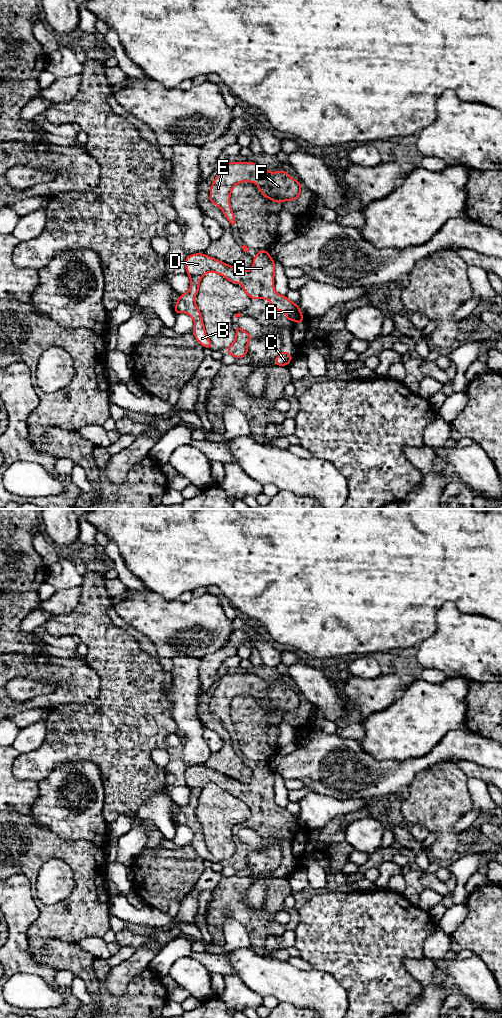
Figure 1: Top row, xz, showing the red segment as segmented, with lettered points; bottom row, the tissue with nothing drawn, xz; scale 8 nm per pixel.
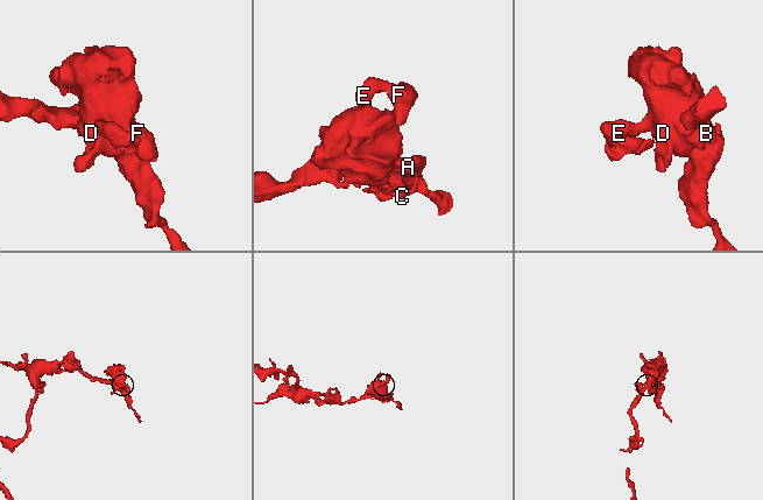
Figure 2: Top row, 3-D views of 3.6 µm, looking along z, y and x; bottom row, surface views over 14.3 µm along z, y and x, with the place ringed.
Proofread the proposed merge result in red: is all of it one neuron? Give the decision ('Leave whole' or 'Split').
Leave whole

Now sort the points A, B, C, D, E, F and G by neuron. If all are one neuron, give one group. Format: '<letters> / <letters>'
A B C D E F G

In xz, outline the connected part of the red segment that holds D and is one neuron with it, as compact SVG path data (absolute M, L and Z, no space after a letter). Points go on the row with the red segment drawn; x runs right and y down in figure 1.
M258 250L257 255L252 257L253 267L249 271L239 270L229 264L223 263L213 257L205 255L203 253L195 253L186 257L184 264L186 266L186 273L190 277L190 290L187 293L183 293L177 300L176 305L174 306L174 312L178 313L187 313L194 320L194 337L195 339L204 347L211 349L213 343L206 335L206 330L204 327L202 314L194 300L195 296L199 292L199 285L202 277L209 272L215 272L221 276L224 276L229 282L236 284L243 284L243 291L247 294L250 299L268 299L270 304L276 311L286 312L285 320L293 320L298 324L302 324L304 317L299 308L298 304L290 301L285 295L278 294L274 289L274 275L275 275L275 261L269 255L267 250Z

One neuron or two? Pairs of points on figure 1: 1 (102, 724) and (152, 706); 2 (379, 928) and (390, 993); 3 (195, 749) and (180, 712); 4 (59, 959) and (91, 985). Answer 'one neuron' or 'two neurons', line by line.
1: one neuron
2: one neuron
3: one neuron
4: one neuron

